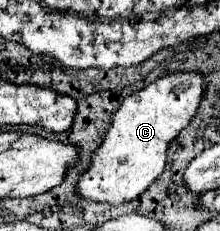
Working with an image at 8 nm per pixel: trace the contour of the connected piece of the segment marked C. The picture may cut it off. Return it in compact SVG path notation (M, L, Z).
M176 72L130 94L112 114L112 124L90 156L90 166L76 182L76 196L110 206L136 200L166 166L166 148L188 126L204 92L204 80L194 72Z

